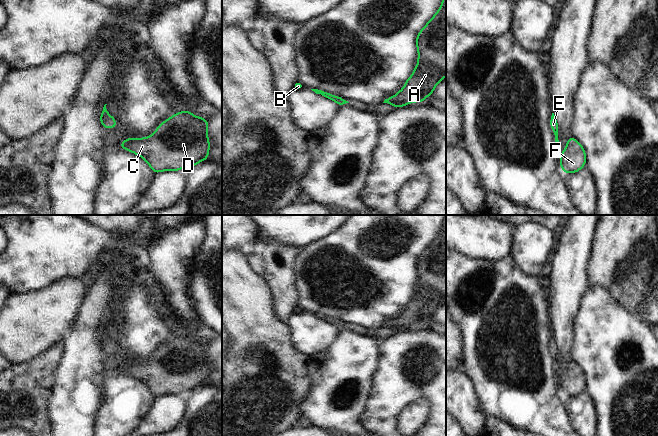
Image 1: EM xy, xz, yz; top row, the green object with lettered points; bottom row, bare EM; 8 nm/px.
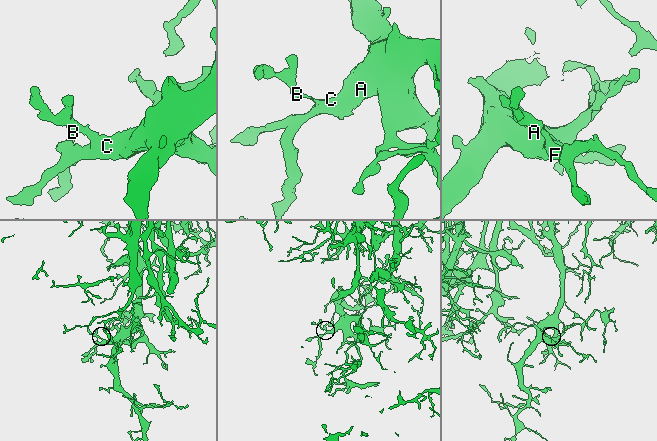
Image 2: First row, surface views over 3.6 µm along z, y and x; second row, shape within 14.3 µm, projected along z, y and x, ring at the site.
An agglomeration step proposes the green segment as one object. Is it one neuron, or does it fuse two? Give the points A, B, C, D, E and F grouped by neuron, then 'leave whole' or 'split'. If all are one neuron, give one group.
groups A B C D E F; leave whole

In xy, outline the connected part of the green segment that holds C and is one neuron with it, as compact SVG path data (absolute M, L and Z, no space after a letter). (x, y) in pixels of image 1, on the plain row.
M183 334L162 346L149 361L127 362L120 367L120 370L142 381L155 398L167 394L178 395L182 392L194 391L208 382L210 368L207 350L208 344Z

